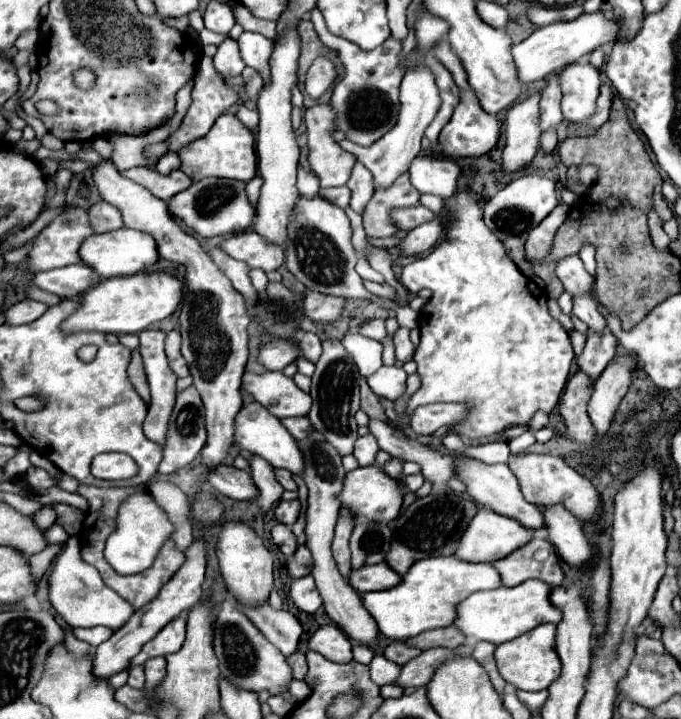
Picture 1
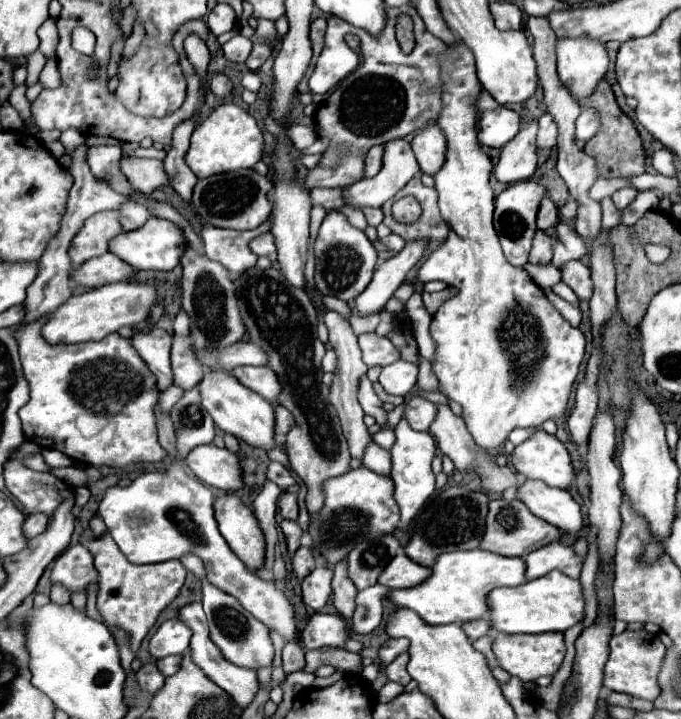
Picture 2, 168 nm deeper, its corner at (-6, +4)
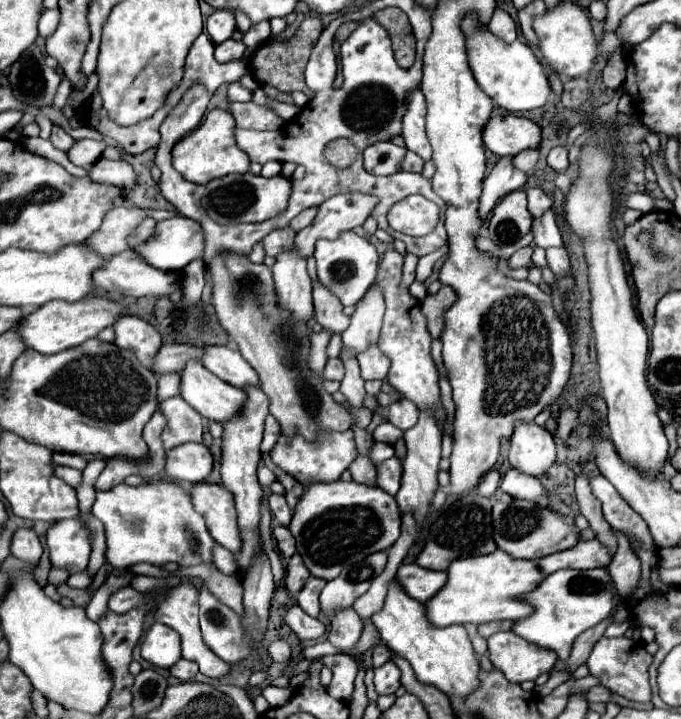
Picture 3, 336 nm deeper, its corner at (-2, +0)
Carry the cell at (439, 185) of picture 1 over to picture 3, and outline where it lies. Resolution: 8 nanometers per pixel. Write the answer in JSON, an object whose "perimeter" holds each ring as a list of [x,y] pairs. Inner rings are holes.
{"perimeter":[[[417,89],[409,97],[407,113],[403,117],[403,139],[407,149],[415,151],[423,161],[431,159],[431,145],[425,133],[425,99],[423,93]]]}

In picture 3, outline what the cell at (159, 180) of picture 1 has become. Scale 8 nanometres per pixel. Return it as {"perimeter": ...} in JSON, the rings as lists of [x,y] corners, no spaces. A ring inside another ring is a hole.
{"perimeter":[[[99,159],[89,177],[97,183],[107,183],[115,187],[137,187],[137,173],[127,161],[109,161],[109,159]]]}

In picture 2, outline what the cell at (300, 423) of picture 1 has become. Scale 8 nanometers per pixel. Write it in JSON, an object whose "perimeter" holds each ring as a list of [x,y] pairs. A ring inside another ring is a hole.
{"perimeter":[[[275,405],[275,435],[277,435],[277,437],[287,435],[287,431],[289,431],[291,423],[293,423],[291,413],[289,413],[285,407]]]}

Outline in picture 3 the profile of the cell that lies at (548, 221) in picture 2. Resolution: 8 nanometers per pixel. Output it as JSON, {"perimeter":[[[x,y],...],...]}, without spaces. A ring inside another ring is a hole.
{"perimeter":[[[527,189],[527,199],[533,219],[539,219],[539,215],[545,215],[547,209],[551,209],[551,199],[541,189]]]}

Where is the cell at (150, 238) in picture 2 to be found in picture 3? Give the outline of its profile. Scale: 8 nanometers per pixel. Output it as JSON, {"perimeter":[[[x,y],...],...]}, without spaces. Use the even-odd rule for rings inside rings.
{"perimeter":[[[177,215],[159,221],[153,237],[133,251],[139,251],[145,263],[159,271],[181,271],[187,263],[203,257],[203,231],[199,223]]]}

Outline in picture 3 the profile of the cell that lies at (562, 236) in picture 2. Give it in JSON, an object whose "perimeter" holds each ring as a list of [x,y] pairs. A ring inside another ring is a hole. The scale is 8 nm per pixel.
{"perimeter":[[[547,211],[541,219],[535,219],[535,221],[533,221],[533,231],[535,231],[535,245],[541,247],[541,249],[561,247],[561,245],[563,245],[561,233],[559,233],[559,229],[557,229],[553,211]]]}

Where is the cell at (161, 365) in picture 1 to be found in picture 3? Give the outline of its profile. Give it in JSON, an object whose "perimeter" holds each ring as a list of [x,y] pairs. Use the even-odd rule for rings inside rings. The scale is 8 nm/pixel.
{"perimeter":[[[125,315],[113,325],[113,329],[115,345],[133,351],[139,363],[151,369],[151,359],[155,359],[155,351],[159,351],[161,347],[161,335],[155,331],[155,327],[151,327],[147,321],[139,317]]]}

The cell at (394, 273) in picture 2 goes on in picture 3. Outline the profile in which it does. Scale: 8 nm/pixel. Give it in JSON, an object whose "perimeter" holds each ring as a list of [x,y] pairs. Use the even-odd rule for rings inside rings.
{"perimeter":[[[371,285],[367,295],[363,295],[363,299],[355,305],[355,313],[351,315],[351,323],[343,331],[343,345],[361,353],[369,345],[377,343],[383,311],[385,311],[383,291],[379,291],[377,285]]]}

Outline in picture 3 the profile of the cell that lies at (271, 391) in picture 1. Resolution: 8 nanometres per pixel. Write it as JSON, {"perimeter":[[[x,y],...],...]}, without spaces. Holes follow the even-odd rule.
{"perimeter":[[[217,345],[205,347],[203,365],[233,387],[239,389],[259,387],[259,377],[255,375],[255,369],[235,349],[217,347]]]}

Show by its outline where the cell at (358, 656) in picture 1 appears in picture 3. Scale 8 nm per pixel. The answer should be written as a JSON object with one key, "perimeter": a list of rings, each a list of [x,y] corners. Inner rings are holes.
{"perimeter":[[[328,640],[319,642],[313,646],[307,647],[303,650],[303,655],[305,659],[315,659],[322,655],[339,653],[334,646],[330,645]]]}

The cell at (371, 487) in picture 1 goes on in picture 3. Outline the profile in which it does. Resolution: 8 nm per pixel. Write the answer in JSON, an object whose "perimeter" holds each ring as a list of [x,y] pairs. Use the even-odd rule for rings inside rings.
{"perimeter":[[[337,479],[331,483],[311,483],[311,487],[305,489],[289,529],[293,529],[297,553],[303,557],[311,575],[329,581],[345,567],[359,563],[359,559],[389,549],[401,535],[399,523],[401,513],[395,497],[379,487]]]}

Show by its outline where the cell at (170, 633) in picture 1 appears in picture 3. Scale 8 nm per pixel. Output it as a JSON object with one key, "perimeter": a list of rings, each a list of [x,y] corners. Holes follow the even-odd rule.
{"perimeter":[[[161,623],[151,625],[141,645],[141,657],[155,667],[169,669],[181,659],[179,633],[171,631],[171,627]]]}

